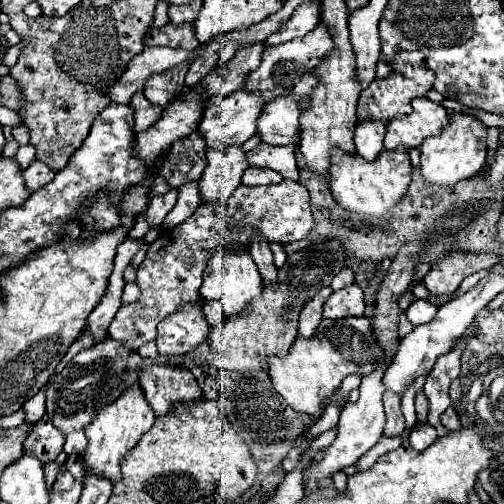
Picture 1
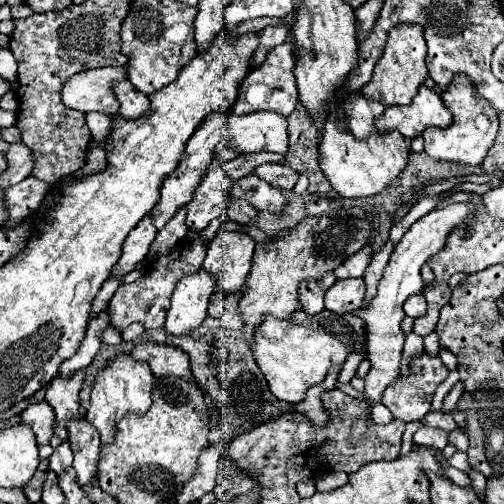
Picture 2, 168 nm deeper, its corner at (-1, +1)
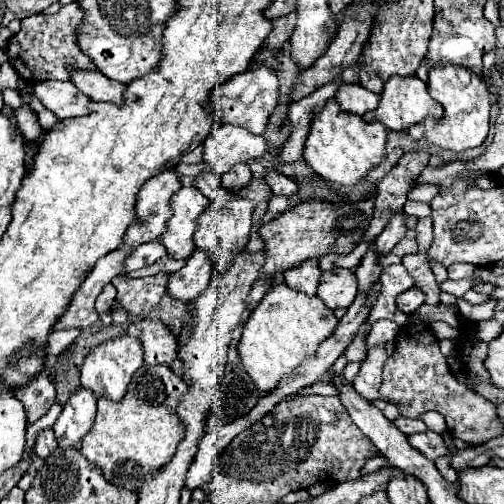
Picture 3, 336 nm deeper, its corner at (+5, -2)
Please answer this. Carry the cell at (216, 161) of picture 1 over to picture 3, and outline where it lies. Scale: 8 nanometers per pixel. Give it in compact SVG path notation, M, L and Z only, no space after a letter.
M180 188L170 200L172 216L166 222L166 232L158 238L160 244L166 248L170 258L182 260L194 252L194 224L196 218L208 208L208 198L198 192L198 188Z

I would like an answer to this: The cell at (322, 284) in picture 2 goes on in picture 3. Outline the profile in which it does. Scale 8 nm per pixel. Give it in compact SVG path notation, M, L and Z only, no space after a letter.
M308 260L306 264L300 264L298 268L290 268L290 272L284 272L284 280L290 288L310 294L316 294L318 282L320 282L320 268L318 268L318 260Z

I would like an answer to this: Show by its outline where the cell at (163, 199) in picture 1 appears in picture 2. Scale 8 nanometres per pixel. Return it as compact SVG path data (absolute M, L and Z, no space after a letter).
M146 215L126 237L126 241L122 245L122 257L114 265L112 275L124 277L126 273L130 273L134 269L134 265L146 257L154 237L156 237L156 227L152 225L152 215Z

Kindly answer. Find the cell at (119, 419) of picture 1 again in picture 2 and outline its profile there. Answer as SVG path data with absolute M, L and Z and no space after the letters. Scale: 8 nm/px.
M120 355L116 357L98 377L92 387L92 397L90 397L90 407L86 411L86 419L94 425L94 429L100 433L100 439L104 445L114 441L116 435L116 425L118 421L128 415L128 413L148 413L152 405L152 385L154 385L154 375L150 367L142 361L132 359L130 355Z

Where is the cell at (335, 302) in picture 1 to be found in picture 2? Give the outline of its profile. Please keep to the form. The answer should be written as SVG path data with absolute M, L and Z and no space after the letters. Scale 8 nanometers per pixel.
M362 277L342 279L342 281L336 281L326 291L324 305L332 313L352 313L362 307L364 293L366 293L366 285L364 285Z

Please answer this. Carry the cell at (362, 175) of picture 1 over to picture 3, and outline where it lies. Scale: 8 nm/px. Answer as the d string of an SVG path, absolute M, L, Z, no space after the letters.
M328 100L326 108L314 110L310 132L304 144L304 160L308 166L328 182L356 184L376 164L382 162L386 152L386 126L380 122L364 122L360 116L342 112L336 100Z

